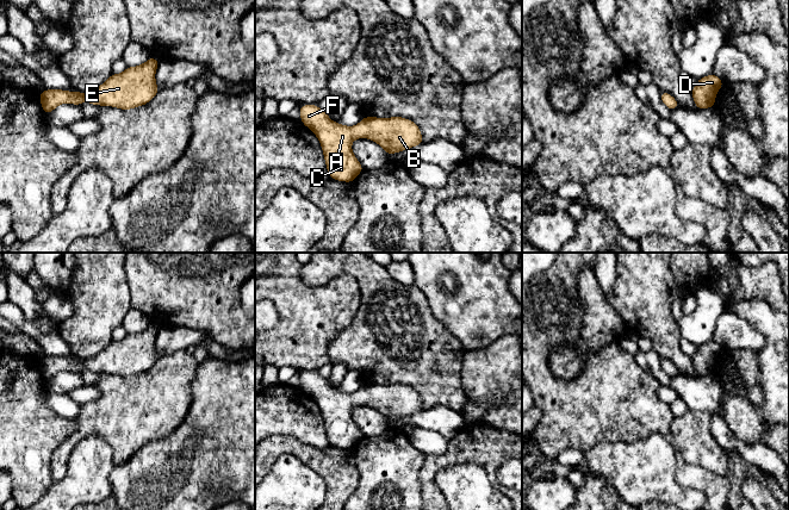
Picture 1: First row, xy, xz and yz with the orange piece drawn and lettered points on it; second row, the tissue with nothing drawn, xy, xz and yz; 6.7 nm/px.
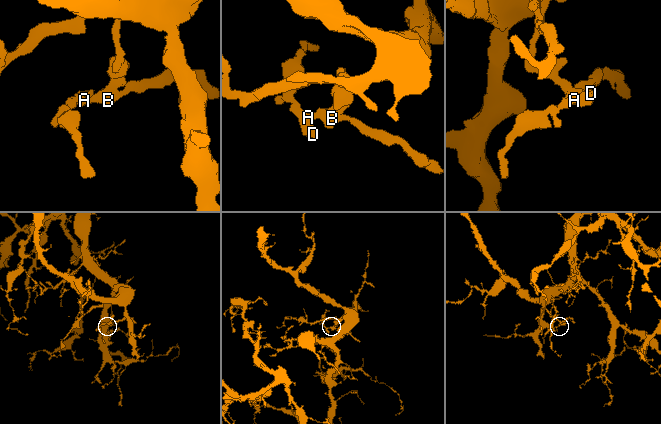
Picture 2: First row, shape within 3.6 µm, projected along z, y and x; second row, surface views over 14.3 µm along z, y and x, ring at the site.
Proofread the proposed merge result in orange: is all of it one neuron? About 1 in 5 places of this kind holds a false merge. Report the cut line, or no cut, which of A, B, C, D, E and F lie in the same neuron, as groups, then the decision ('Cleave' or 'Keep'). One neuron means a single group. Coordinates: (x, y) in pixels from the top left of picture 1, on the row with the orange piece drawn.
No split. Groups: A B C D E F. Keep

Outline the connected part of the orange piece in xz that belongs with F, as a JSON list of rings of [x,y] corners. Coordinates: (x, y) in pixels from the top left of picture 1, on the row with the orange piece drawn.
[[[300,105],[300,122],[318,138],[327,170],[333,180],[354,182],[364,167],[353,154],[352,143],[367,138],[379,144],[386,155],[423,143],[416,122],[403,117],[364,117],[355,126],[333,122],[318,105]]]

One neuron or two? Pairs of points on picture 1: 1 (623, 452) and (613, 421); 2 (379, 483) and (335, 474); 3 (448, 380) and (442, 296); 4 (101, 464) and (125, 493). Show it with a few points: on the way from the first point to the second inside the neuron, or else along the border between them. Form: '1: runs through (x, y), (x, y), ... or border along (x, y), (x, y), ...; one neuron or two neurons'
1: border along (647, 436), (629, 442), (601, 442), (592, 447); two neurons
2: border along (353, 452), (359, 484), (348, 497); two neurons
3: border along (428, 303), (432, 313), (463, 347); two neurons
4: border along (115, 466), (110, 473), (111, 495); two neurons

